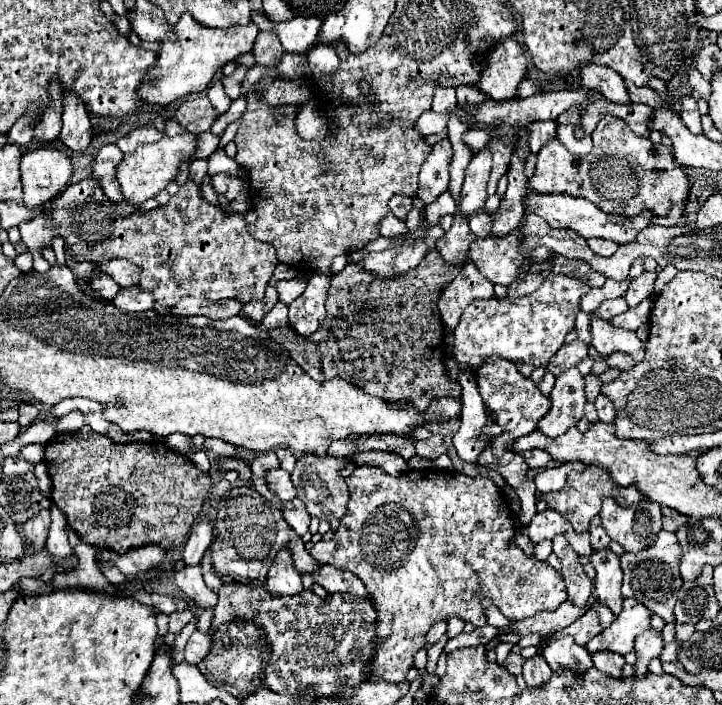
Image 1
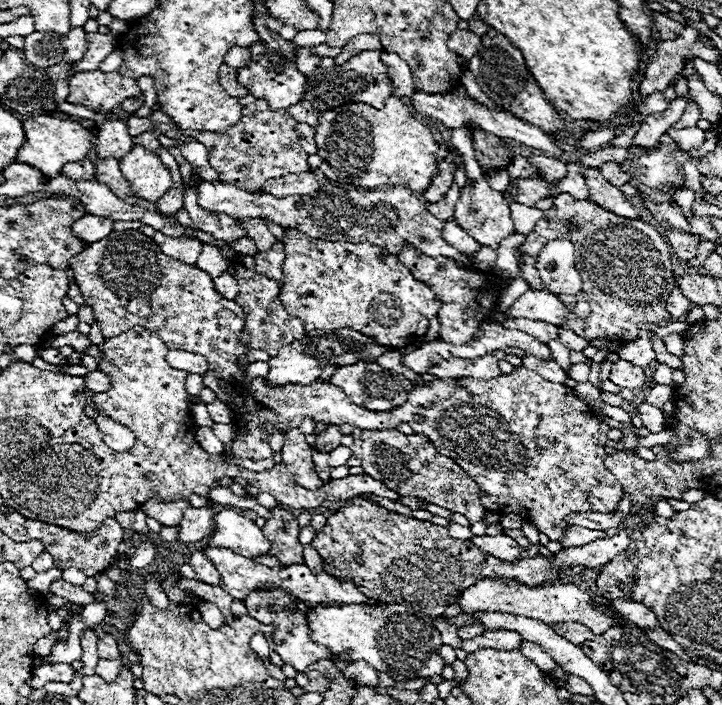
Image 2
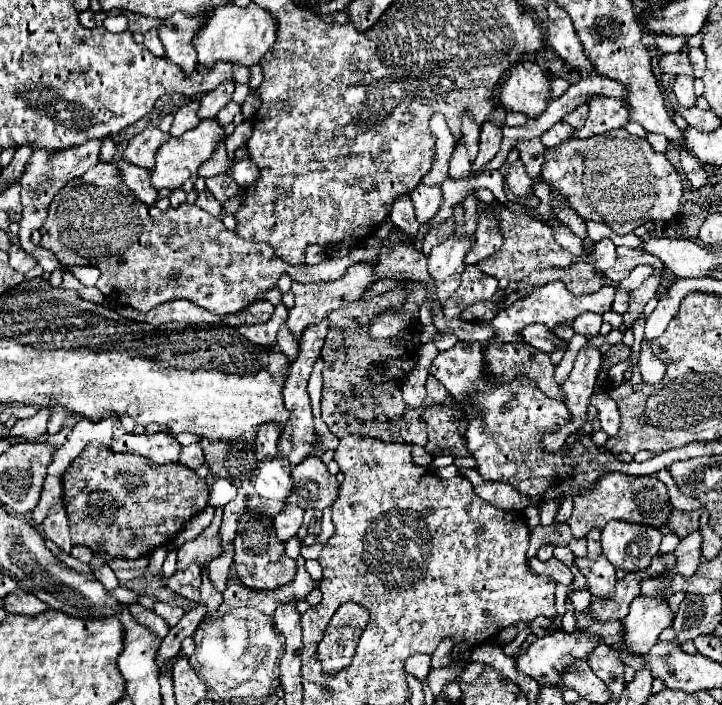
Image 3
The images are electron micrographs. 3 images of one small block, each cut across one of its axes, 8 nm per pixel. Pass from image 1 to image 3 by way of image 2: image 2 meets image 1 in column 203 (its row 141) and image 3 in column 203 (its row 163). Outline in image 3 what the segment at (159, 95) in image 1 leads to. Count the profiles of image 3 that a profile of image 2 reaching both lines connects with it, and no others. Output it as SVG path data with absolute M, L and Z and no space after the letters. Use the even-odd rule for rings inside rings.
M226 4L218 6L200 26L198 34L194 34L194 48L198 52L198 64L204 66L206 70L214 68L216 62L252 66L260 62L266 50L270 50L274 38L276 38L276 24L264 8L256 4L250 4L246 8L238 8L236 4Z

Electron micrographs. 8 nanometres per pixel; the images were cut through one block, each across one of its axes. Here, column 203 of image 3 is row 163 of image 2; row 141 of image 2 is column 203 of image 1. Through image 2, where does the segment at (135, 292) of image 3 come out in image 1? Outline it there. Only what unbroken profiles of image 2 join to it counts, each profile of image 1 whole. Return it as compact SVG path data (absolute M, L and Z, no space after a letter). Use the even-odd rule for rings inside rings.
M84 178L52 200L50 216L42 214L22 222L18 228L30 252L38 252L38 248L50 244L52 236L60 234L76 260L104 264L118 256L130 258L142 268L140 288L150 290L162 306L172 306L182 296L206 300L234 298L242 304L262 298L278 260L274 248L254 240L246 226L244 212L224 214L200 196L200 186L190 178L166 206L146 212L136 210L128 218L116 214L112 202L98 186Z

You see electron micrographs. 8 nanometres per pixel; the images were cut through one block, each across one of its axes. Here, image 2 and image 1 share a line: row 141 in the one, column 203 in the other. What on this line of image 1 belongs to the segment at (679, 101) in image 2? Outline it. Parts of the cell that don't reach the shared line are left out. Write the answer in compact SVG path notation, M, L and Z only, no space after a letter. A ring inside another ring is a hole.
M194 632L186 644L186 650L184 650L184 660L192 666L200 664L208 654L210 654L210 648L212 648L212 640L210 640L210 634L206 632Z

